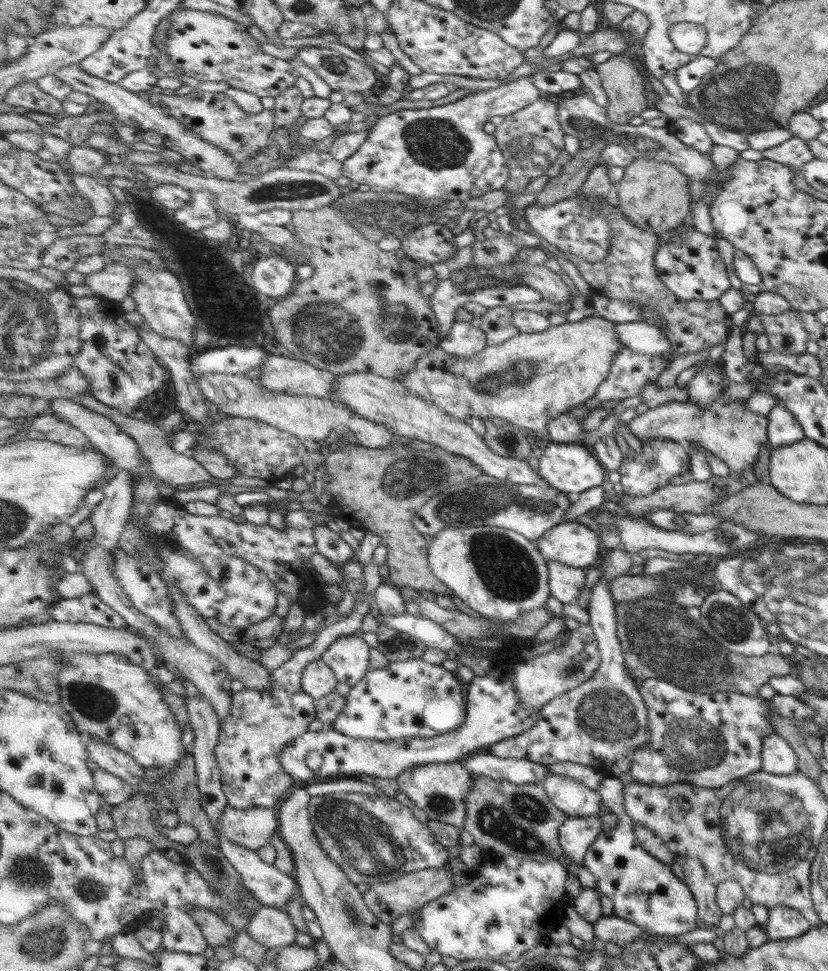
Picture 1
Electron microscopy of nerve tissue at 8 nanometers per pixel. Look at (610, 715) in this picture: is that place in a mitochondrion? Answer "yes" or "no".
yes

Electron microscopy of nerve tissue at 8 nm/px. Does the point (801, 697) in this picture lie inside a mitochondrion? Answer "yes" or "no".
no

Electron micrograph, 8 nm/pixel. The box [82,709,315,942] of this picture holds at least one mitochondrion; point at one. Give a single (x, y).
(215, 867)

